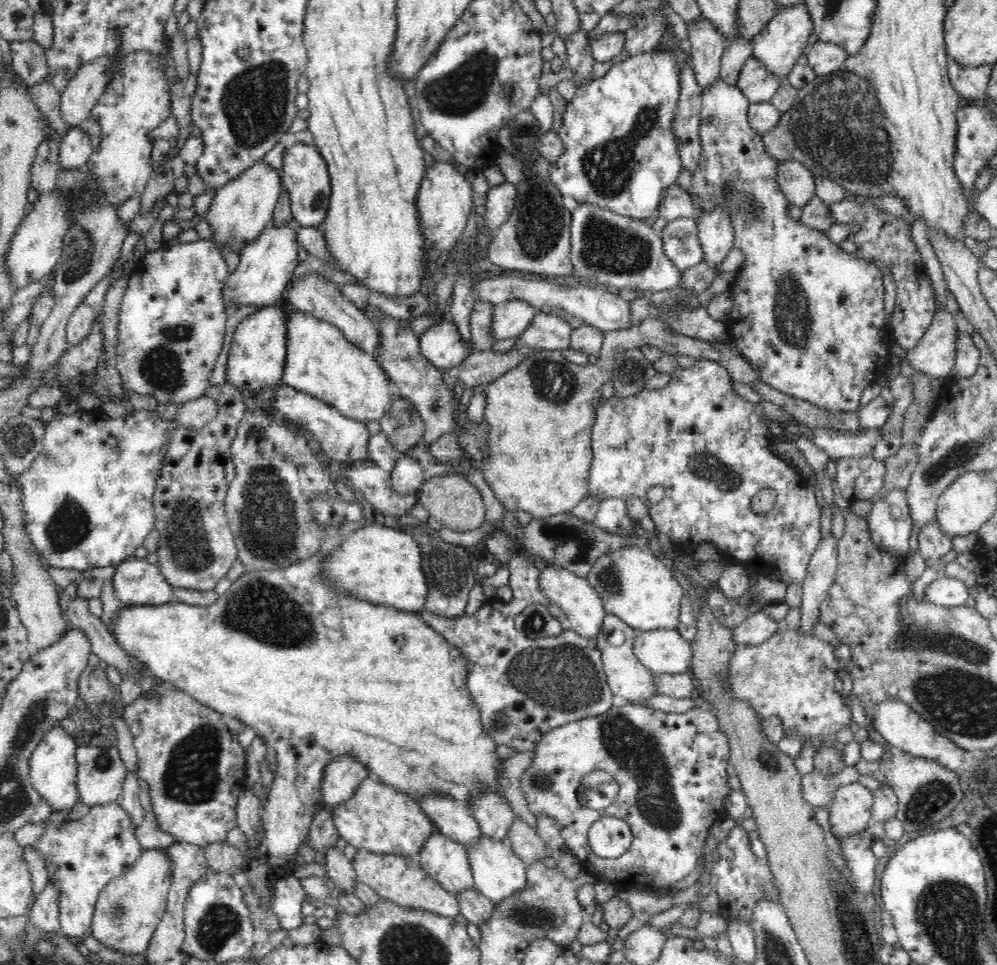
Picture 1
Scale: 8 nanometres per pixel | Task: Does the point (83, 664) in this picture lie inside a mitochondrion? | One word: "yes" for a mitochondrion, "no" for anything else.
no

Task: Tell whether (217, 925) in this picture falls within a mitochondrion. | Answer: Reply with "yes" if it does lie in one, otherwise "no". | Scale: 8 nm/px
yes

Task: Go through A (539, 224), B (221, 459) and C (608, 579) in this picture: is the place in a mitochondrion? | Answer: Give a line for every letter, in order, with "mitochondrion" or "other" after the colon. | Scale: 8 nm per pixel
A: mitochondrion
B: other
C: mitochondrion

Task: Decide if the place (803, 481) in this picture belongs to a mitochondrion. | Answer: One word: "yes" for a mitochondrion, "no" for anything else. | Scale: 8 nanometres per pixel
no

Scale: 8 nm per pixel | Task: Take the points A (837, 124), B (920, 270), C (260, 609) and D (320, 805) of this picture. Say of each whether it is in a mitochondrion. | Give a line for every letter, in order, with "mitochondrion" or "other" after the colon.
A: mitochondrion
B: other
C: mitochondrion
D: other

